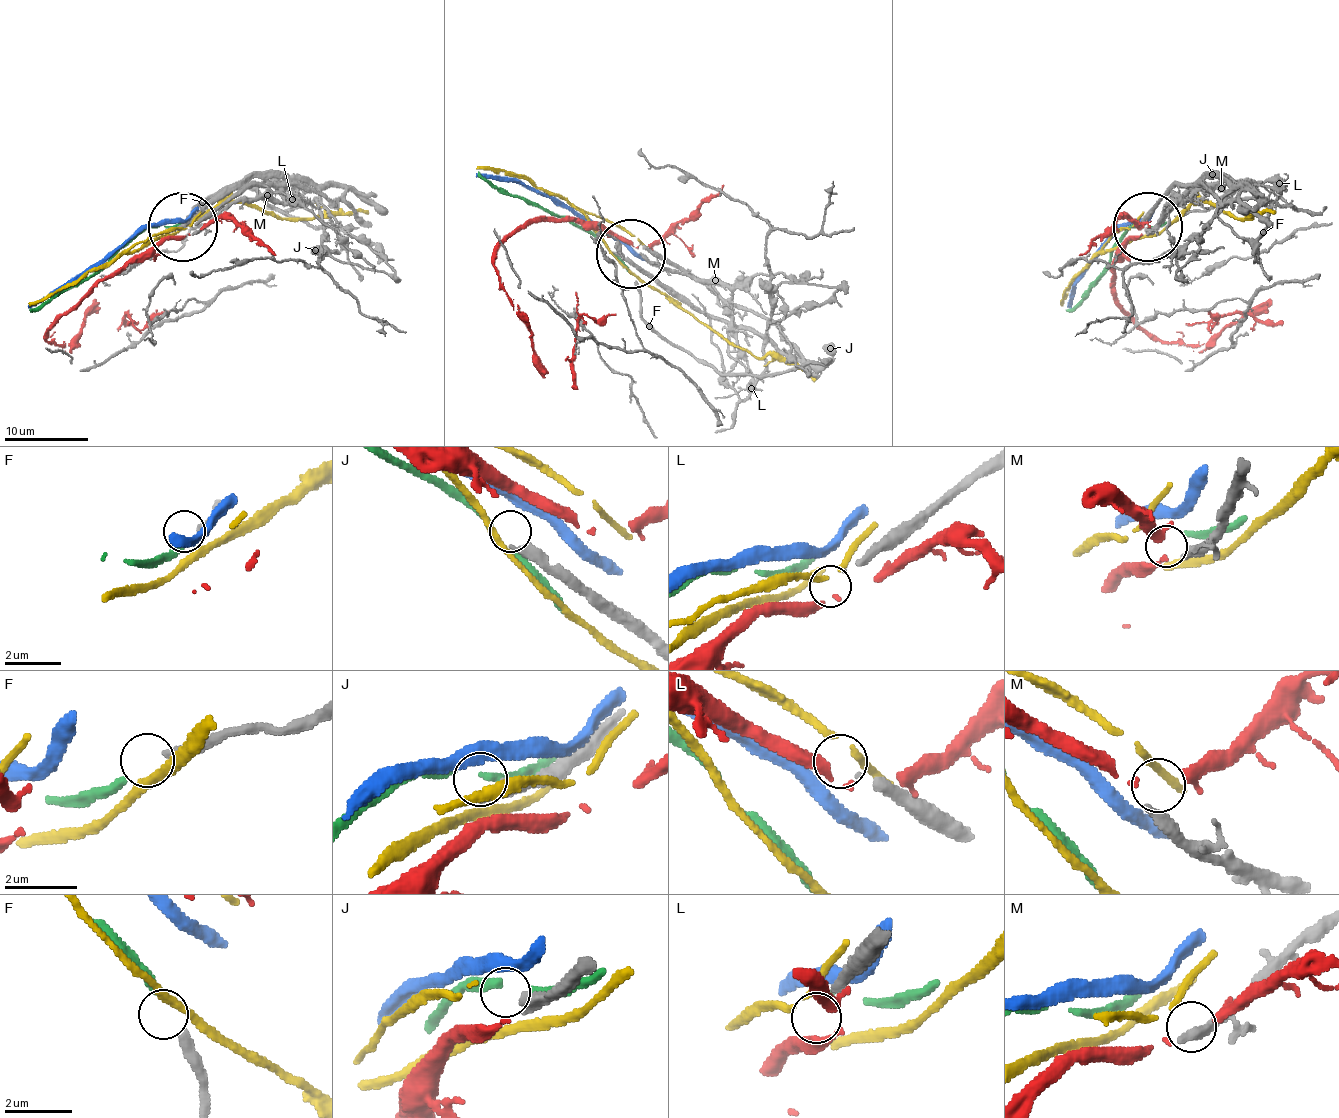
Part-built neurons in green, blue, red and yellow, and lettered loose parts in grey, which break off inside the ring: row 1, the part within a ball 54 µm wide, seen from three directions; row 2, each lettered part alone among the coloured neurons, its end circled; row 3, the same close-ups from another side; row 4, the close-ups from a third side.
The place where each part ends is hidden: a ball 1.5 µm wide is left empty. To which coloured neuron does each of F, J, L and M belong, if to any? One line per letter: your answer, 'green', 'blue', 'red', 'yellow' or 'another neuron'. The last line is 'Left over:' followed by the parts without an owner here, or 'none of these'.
F: green
J: another neuron
L: another neuron
M: red
Left over: J, L

